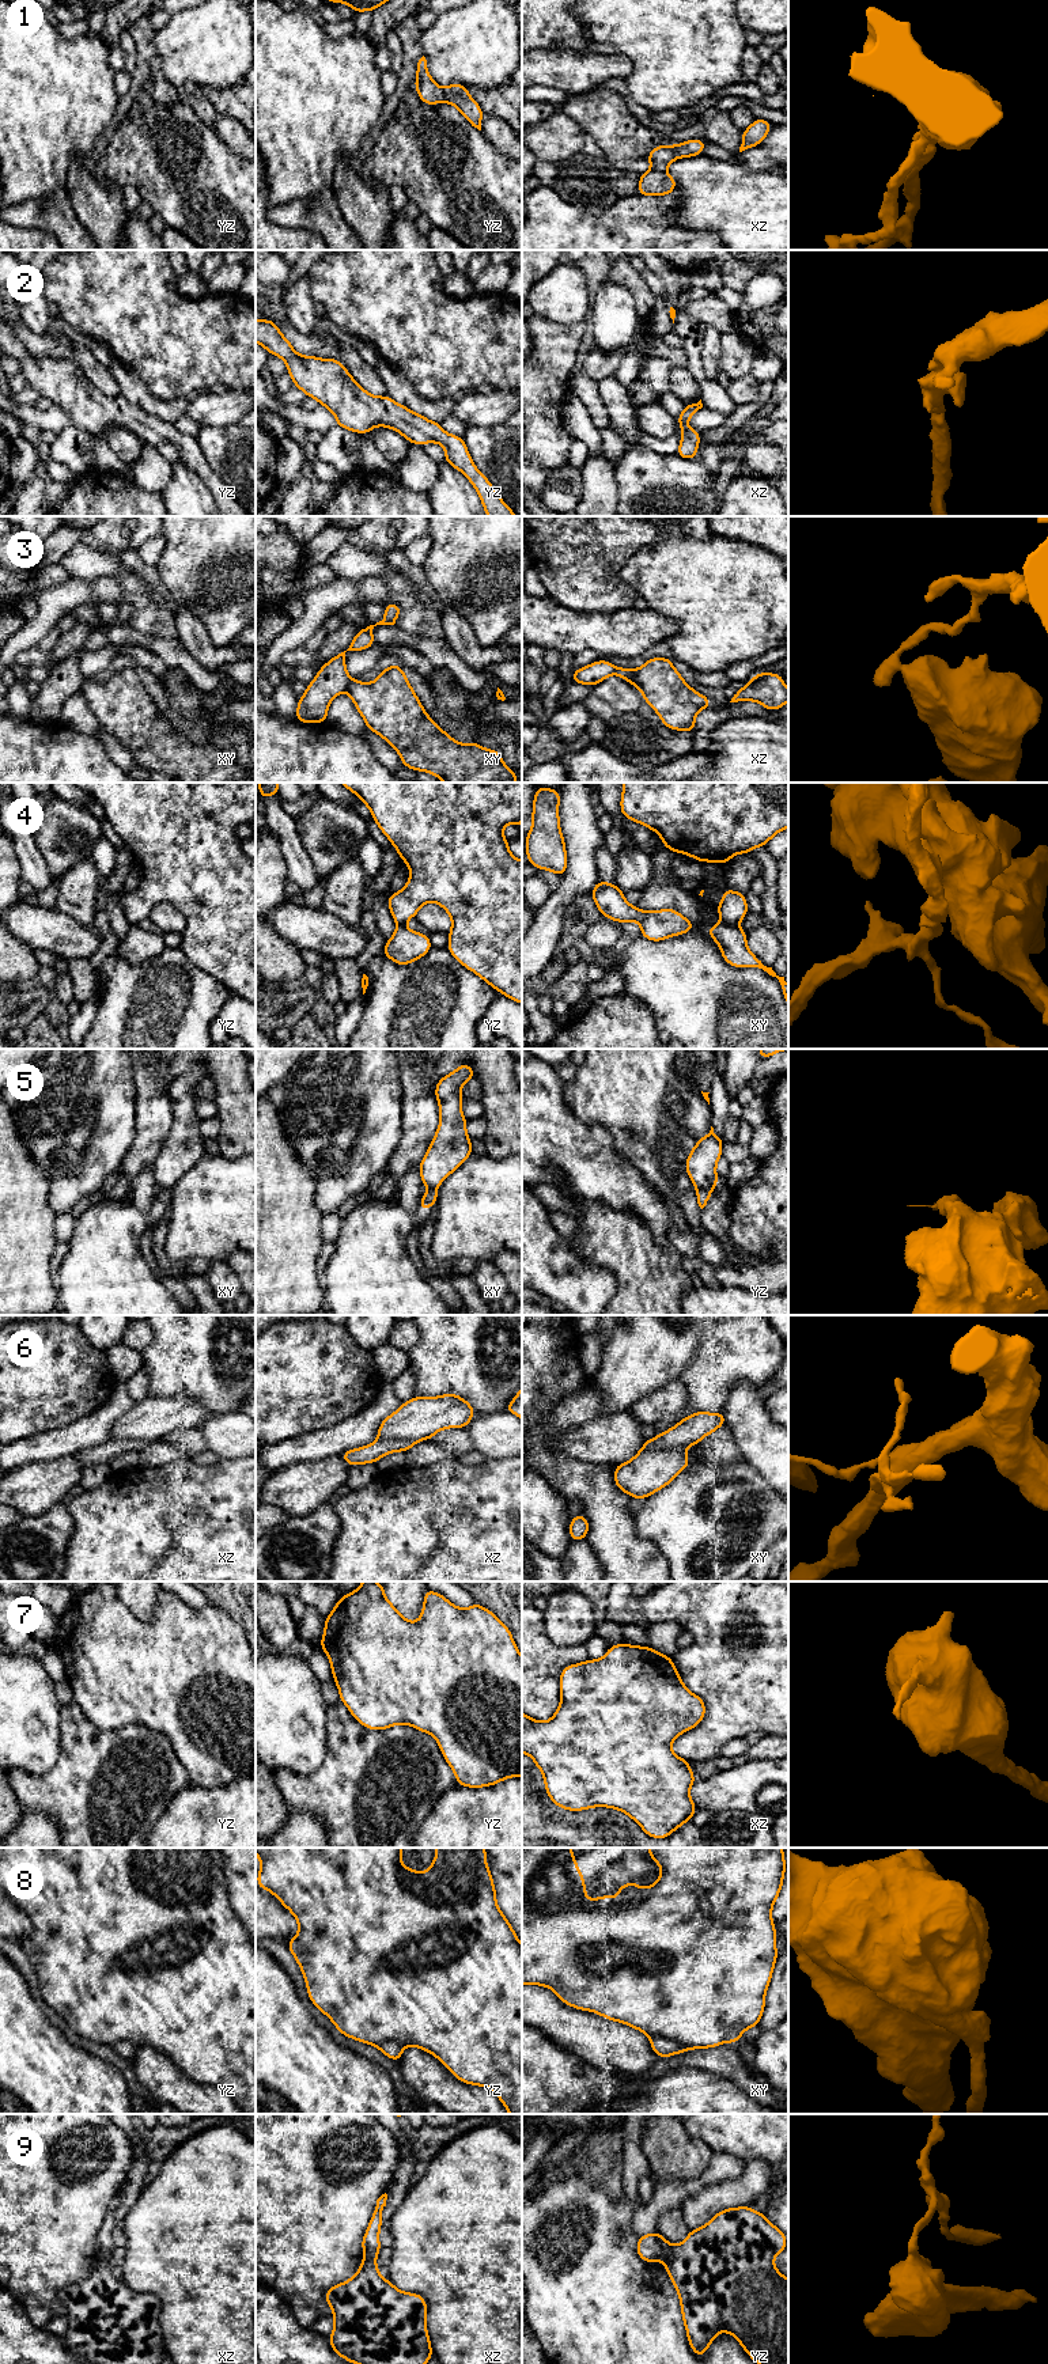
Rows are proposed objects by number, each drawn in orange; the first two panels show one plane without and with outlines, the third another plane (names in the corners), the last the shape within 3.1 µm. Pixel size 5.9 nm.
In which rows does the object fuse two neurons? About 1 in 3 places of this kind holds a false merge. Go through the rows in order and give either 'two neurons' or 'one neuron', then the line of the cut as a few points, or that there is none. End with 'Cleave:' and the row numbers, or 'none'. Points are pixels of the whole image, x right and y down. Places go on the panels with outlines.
1: one neuron; cut none
2: one neuron; cut none
3: two neurons; cut xy (351, 679), (347, 690)
4: two neurons; cut xy (722, 921), (736, 925)
5: two neurons; cut yz (697, 1188), (710, 1192)
6: two neurons; cut xy (685, 1446), (642, 1450)
7: one neuron; cut none
8: two neurons; cut xy (650, 2035), (662, 2035), (689, 2048)
9: two neurons; cut yz (672, 2246), (665, 2258)
Cleave: 3, 4, 5, 6, 8, 9

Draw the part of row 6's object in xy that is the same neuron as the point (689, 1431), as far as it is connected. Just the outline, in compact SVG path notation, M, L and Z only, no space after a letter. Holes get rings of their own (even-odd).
M723 1410L718 1414L708 1412L692 1413L673 1428L659 1433L654 1439L646 1440L642 1450L673 1450L697 1446L704 1436L714 1433L722 1425L726 1425Z

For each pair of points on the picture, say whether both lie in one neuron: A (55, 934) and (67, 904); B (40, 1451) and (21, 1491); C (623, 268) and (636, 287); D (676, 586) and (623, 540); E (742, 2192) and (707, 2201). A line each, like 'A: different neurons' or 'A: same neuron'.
A: different neurons
B: different neurons
C: same neuron
D: different neurons
E: same neuron

